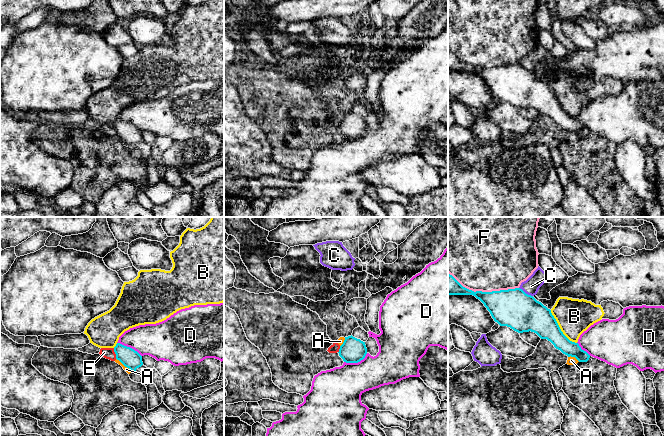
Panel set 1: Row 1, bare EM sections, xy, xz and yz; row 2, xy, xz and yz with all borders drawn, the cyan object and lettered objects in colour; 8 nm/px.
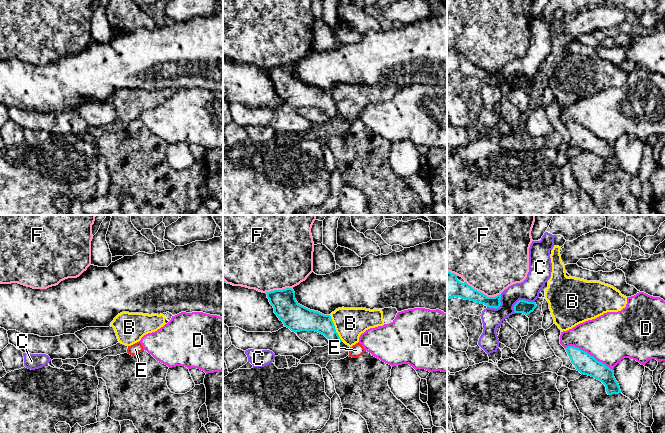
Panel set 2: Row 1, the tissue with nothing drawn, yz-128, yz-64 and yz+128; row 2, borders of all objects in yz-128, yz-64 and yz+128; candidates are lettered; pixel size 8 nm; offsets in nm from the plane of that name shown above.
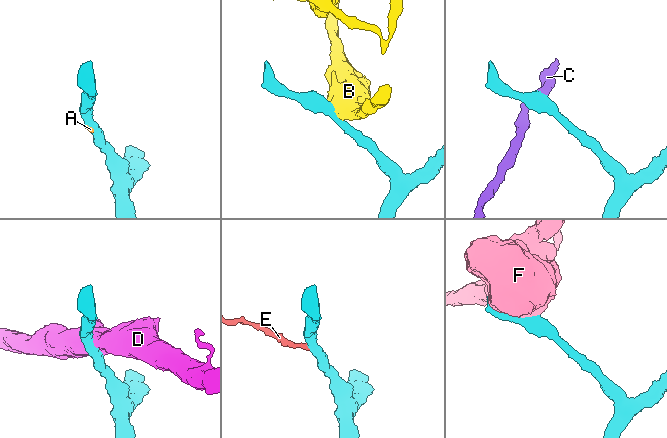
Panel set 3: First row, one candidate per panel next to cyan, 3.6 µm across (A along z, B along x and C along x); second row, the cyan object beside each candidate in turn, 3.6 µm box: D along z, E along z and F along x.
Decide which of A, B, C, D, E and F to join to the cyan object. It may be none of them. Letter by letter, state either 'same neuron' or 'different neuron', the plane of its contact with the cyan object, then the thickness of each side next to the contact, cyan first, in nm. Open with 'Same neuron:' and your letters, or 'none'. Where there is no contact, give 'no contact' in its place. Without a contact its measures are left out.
Same neuron: none
A: different neuron; meets cyan in xy; 150 nm thick on the cyan side, 40 nm on the other
B: different neuron; meets cyan in yz; 260 nm thick on the cyan side, 280 nm on the other
C: different neuron; meets cyan in yz; 300 nm thick on the cyan side, 130 nm on the other
D: different neuron; meets cyan in xz; 200 nm thick on the cyan side, 340 nm on the other
E: different neuron; meets cyan in xy; 150 nm thick on the cyan side, 90 nm on the other
F: different neuron; meets cyan in yz; 300 nm thick on the cyan side, 480 nm on the other

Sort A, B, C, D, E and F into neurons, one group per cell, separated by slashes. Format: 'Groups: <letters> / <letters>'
Groups: A E / B / C / D / F

